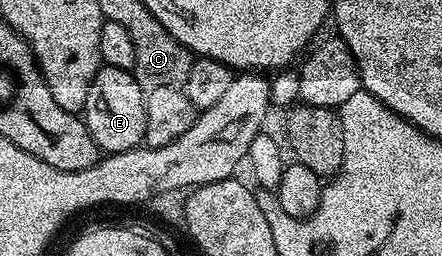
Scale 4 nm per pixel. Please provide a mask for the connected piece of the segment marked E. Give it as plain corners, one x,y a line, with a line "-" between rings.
102,65
95,80
91,80
91,92
87,92
87,104
83,111
83,121
95,144
106,155
134,150
145,140
147,128
146,91
142,90
130,71

